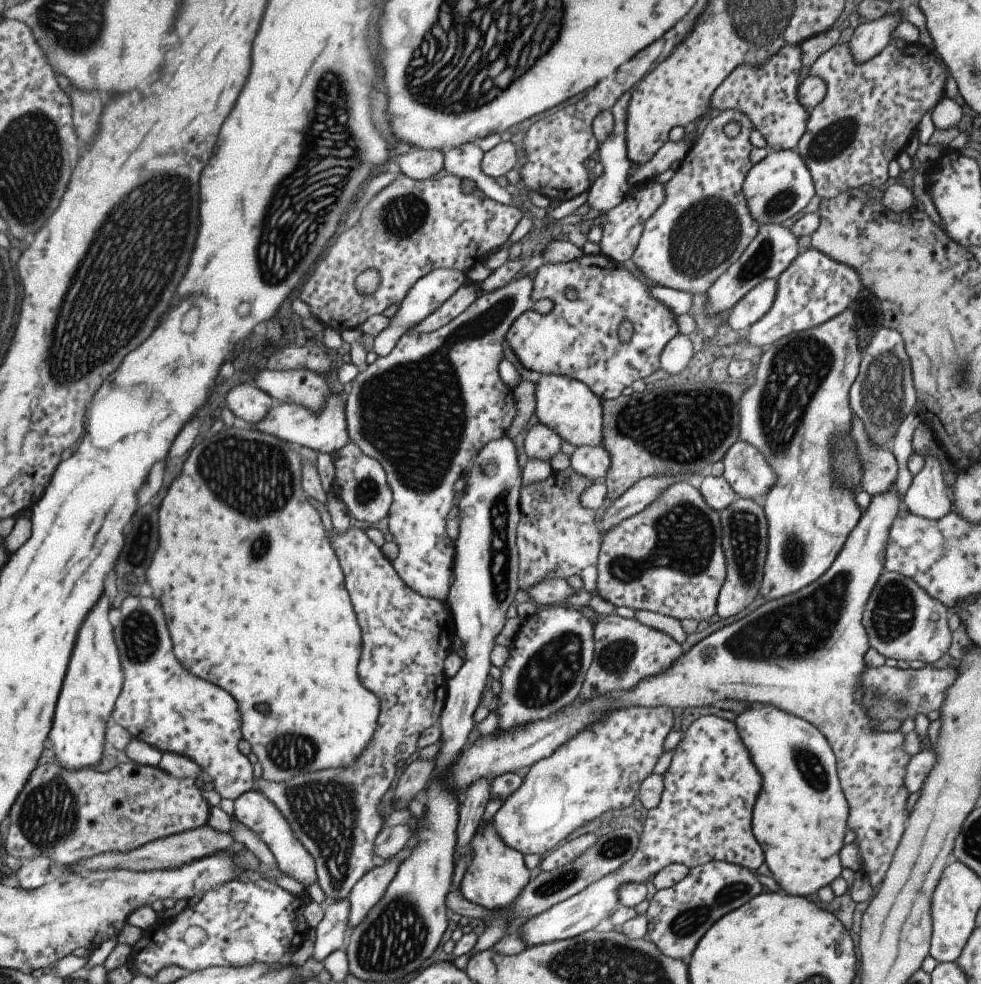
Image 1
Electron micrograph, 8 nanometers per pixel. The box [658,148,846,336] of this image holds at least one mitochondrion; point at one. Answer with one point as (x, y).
(702, 238)

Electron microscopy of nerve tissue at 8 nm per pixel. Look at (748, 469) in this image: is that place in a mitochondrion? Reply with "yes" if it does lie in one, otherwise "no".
yes

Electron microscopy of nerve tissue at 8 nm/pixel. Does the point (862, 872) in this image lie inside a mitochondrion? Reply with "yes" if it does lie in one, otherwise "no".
no

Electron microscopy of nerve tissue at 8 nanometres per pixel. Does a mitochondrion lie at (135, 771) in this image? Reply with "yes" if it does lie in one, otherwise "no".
no

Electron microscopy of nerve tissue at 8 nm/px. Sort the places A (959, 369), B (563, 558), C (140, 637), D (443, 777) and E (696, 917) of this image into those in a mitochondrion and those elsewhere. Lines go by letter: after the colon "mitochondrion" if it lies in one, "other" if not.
A: mitochondrion
B: other
C: mitochondrion
D: other
E: mitochondrion

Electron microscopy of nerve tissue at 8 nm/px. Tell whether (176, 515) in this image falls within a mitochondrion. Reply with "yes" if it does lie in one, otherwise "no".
no

